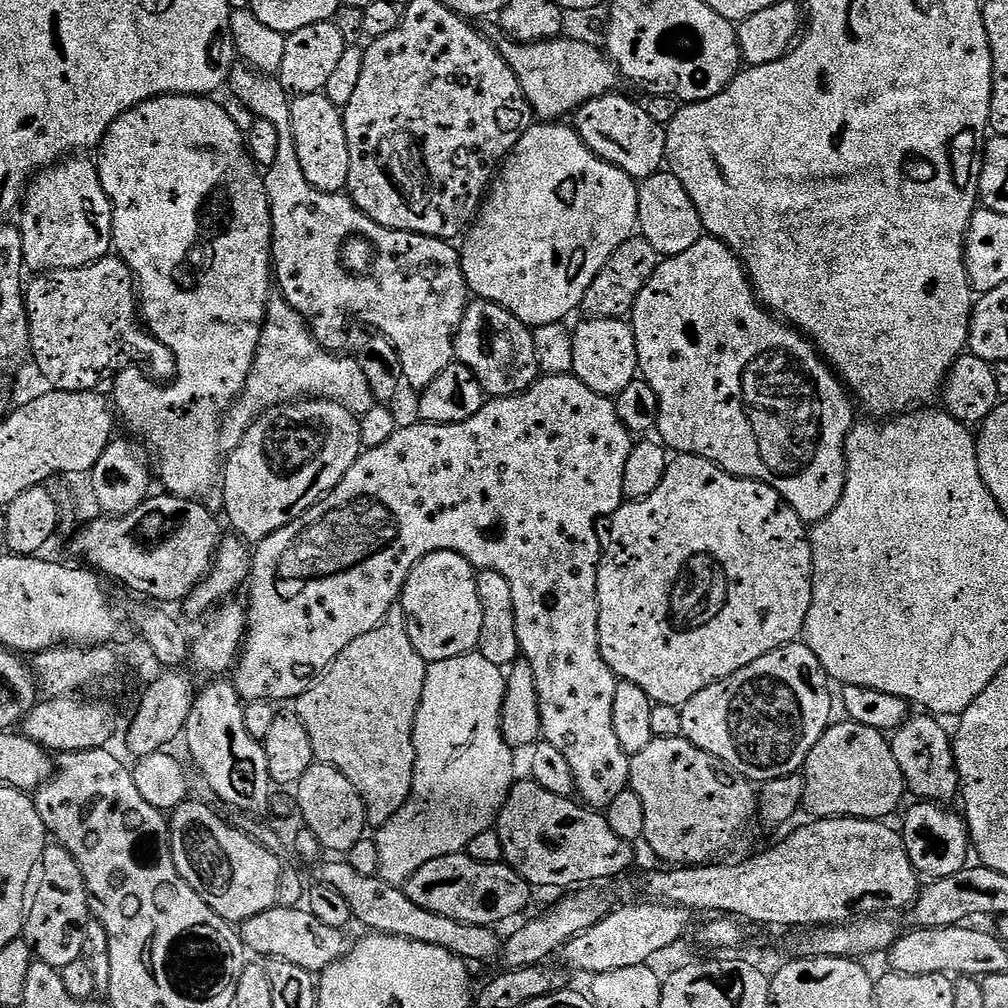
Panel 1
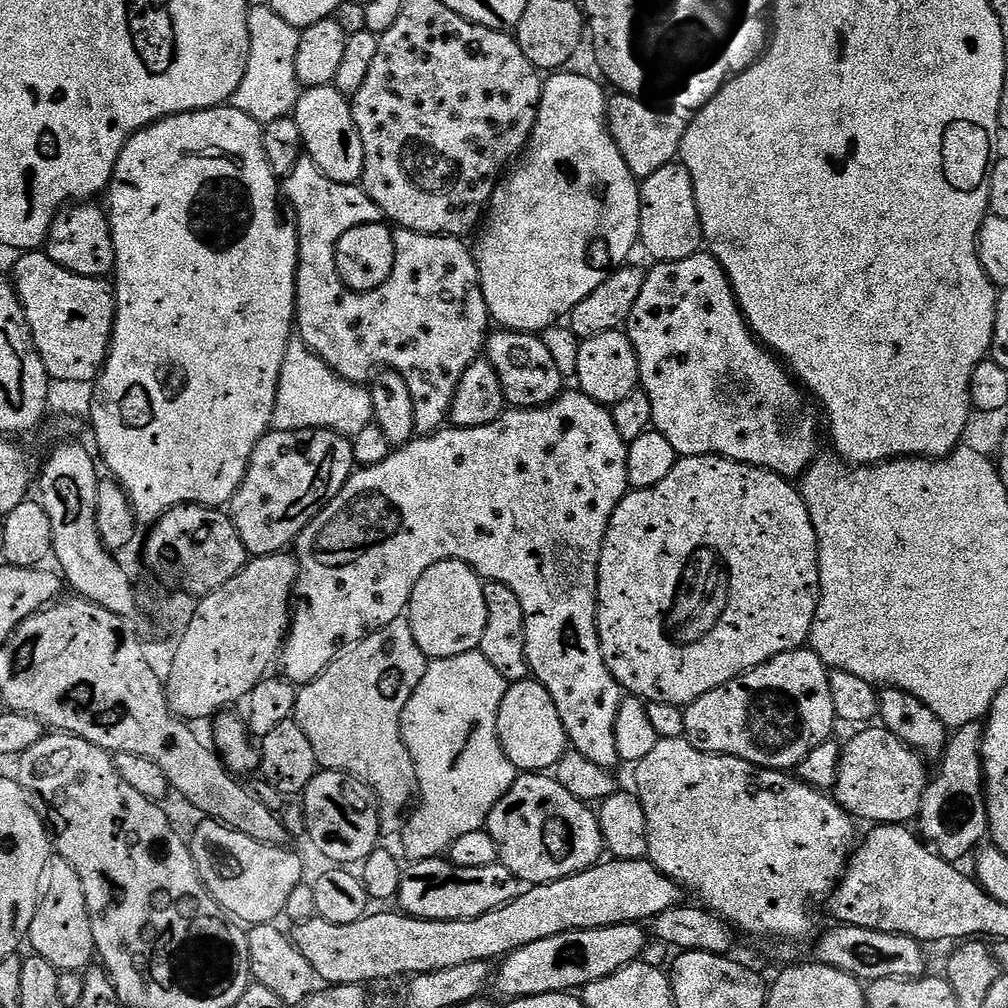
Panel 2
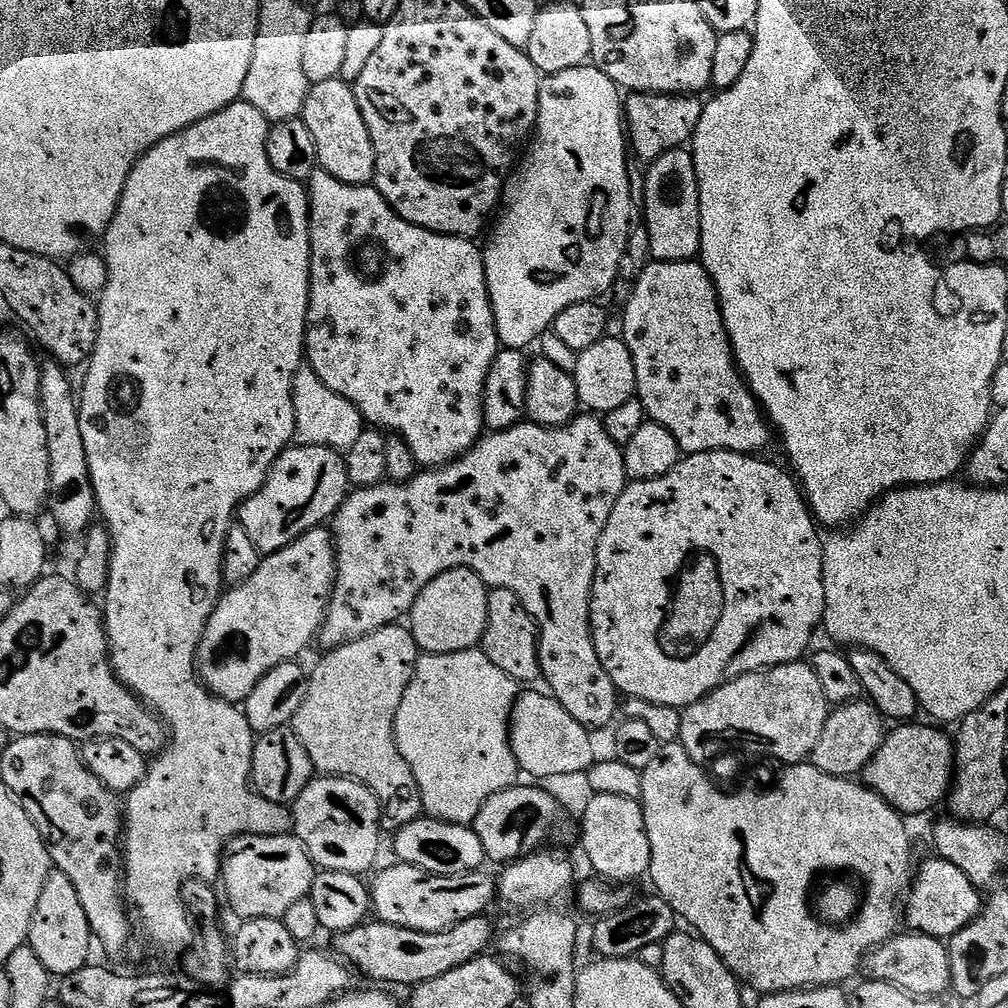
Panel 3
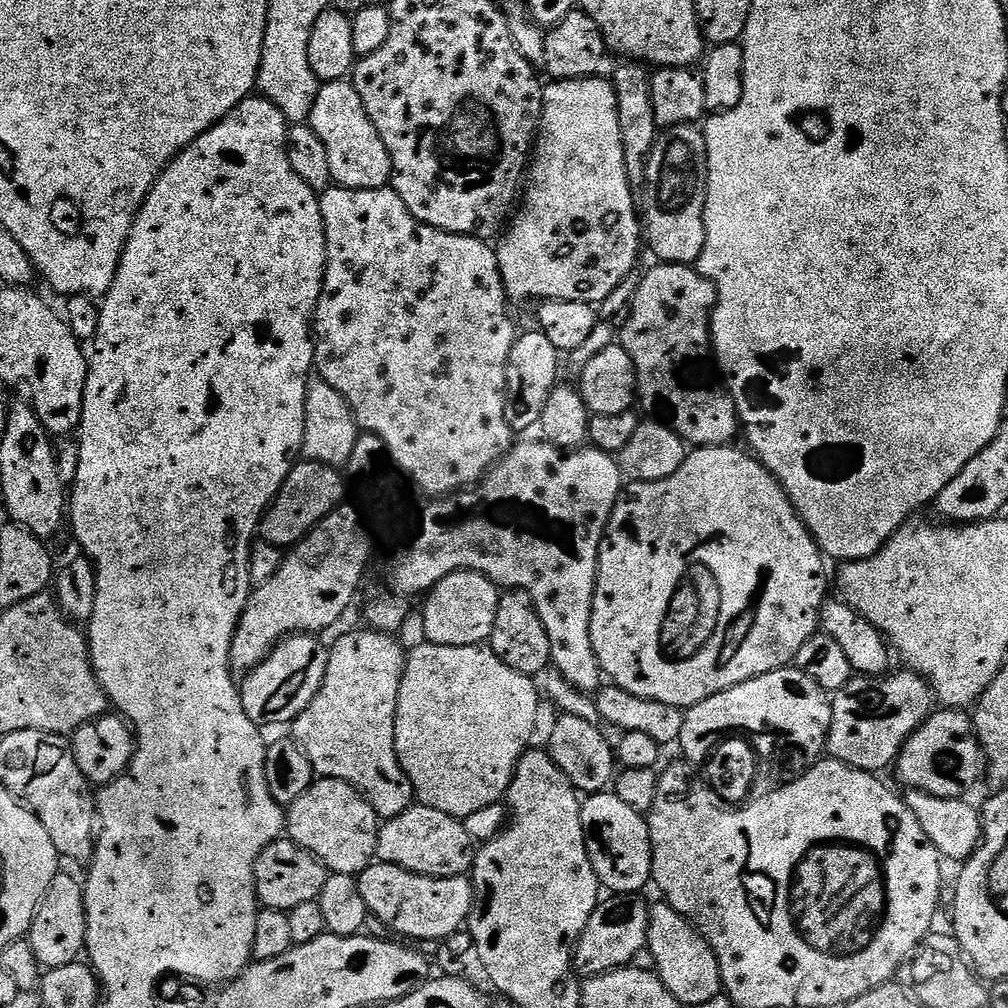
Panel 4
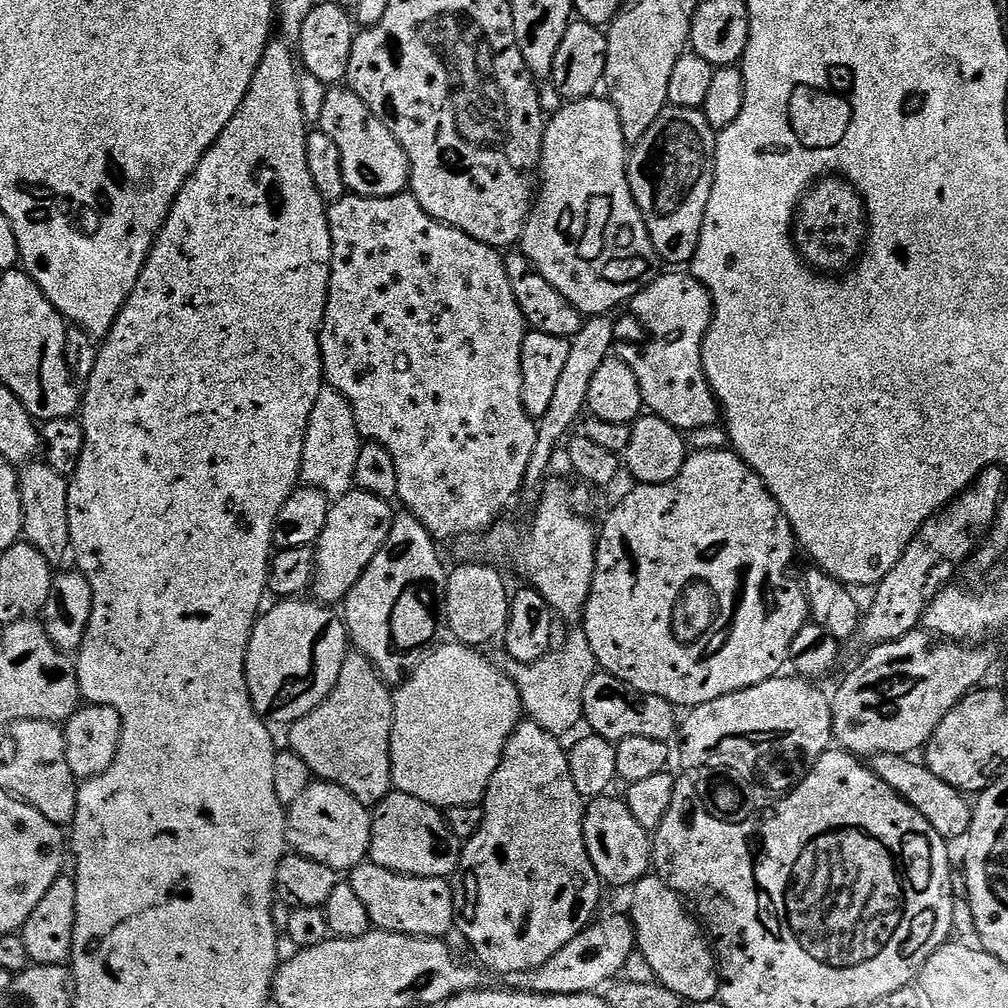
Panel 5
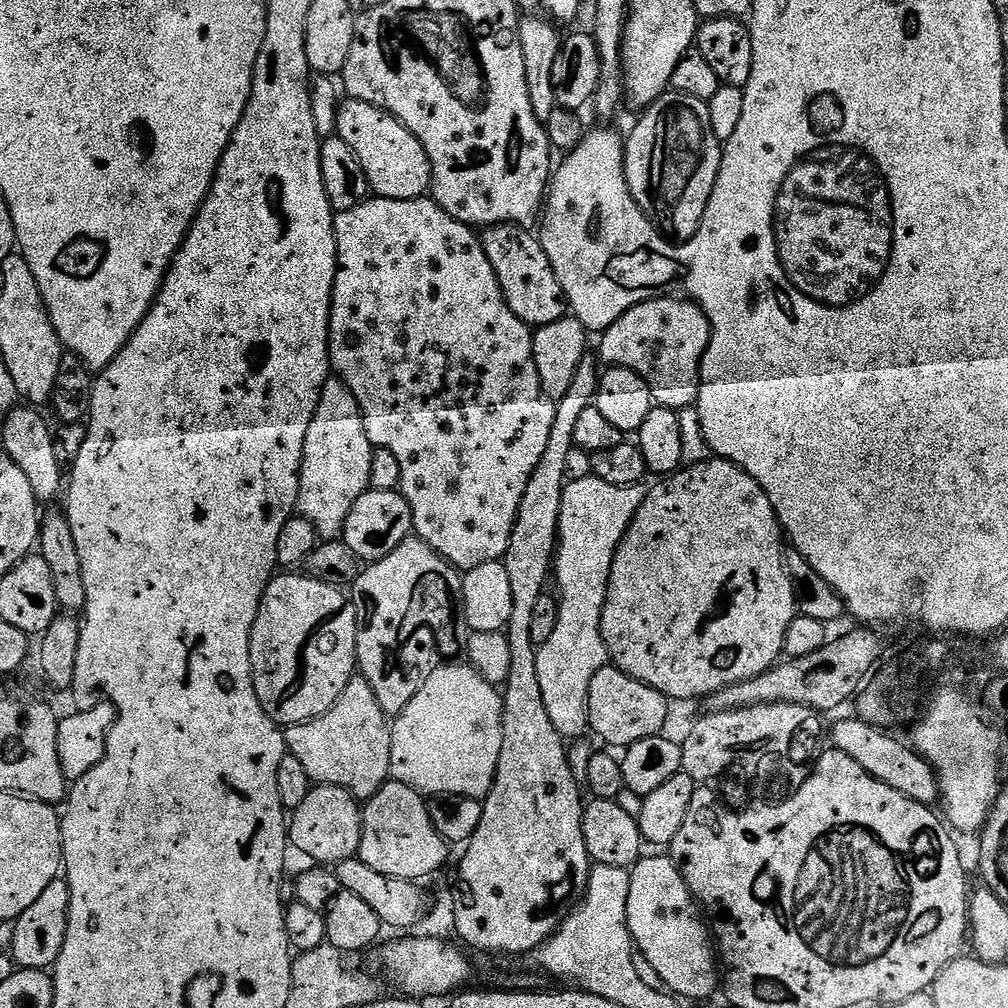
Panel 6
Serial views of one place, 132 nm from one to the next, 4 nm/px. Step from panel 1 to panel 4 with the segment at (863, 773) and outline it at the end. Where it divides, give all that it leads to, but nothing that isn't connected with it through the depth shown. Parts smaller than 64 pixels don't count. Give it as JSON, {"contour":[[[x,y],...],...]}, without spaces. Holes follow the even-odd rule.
{"contour":[[[954,708],[933,711],[932,715],[921,724],[919,730],[902,746],[894,765],[895,772],[897,778],[905,784],[905,789],[926,792],[931,796],[950,798],[951,800],[967,797],[969,795],[967,792],[979,780],[981,783],[986,772],[984,752],[980,749],[980,743],[976,737],[976,727],[972,724],[971,715],[967,711]]]}

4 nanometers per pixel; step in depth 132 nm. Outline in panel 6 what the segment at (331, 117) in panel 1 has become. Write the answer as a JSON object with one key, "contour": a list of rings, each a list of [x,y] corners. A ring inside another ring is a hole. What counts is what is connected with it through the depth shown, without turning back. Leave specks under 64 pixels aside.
{"contour":[[[348,98],[337,107],[336,110],[336,131],[335,135],[340,136],[342,138],[342,142],[346,142],[346,146],[350,146],[350,150],[354,150],[354,154],[358,158],[358,162],[362,166],[362,170],[364,171],[364,176],[368,180],[369,189],[377,197],[383,198],[385,200],[419,200],[421,197],[425,195],[432,187],[432,163],[430,162],[430,158],[426,154],[426,150],[422,146],[422,142],[418,142],[418,138],[414,138],[414,134],[410,130],[406,130],[406,126],[402,126],[395,120],[393,116],[389,112],[384,112],[381,108],[375,108],[374,106],[370,106],[364,102],[358,102],[357,100]]]}

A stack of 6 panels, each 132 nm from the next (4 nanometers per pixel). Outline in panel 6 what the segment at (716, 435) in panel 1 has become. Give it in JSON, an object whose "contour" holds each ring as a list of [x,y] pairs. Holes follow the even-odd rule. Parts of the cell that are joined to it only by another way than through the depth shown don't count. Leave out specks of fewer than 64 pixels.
{"contour":[[[661,298],[634,304],[599,337],[605,365],[637,372],[659,407],[691,409],[700,389],[700,360],[712,337],[712,328],[701,309],[683,298]]]}

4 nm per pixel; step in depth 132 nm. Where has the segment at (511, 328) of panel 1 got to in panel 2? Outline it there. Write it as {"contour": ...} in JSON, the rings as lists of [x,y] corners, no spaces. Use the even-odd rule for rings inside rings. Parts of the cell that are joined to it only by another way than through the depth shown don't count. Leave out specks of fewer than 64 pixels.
{"contour":[[[496,330],[488,337],[486,358],[502,382],[504,399],[512,408],[547,408],[551,400],[557,400],[565,391],[566,378],[558,370],[550,350],[543,339],[531,332]]]}

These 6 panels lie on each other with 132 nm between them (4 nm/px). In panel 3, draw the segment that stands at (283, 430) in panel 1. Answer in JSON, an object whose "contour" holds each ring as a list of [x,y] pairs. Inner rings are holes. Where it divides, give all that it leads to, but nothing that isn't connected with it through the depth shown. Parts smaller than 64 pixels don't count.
{"contour":[[[289,446],[272,464],[266,482],[238,509],[238,522],[261,554],[282,550],[312,528],[327,525],[344,504],[350,485],[346,462],[337,449]]]}

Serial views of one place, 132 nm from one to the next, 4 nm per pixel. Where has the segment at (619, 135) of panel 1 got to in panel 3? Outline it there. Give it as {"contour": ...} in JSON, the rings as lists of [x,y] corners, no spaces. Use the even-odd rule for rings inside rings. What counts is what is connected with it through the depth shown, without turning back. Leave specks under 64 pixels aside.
{"contour":[[[633,92],[627,98],[629,100],[623,101],[622,104],[622,116],[626,121],[626,140],[635,159],[640,162],[651,162],[662,158],[662,154],[666,154],[670,150],[685,147],[698,130],[698,122],[702,122],[702,110],[705,101],[696,94],[690,96],[659,96],[653,92]]]}

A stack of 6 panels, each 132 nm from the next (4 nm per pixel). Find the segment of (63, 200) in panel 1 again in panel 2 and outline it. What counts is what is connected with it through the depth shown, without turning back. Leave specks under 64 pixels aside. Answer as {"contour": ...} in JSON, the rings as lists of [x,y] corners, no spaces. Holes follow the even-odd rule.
{"contour":[[[80,202],[75,206],[69,206],[56,217],[52,228],[48,231],[46,251],[50,259],[58,262],[66,270],[70,270],[79,276],[107,277],[116,267],[116,255],[114,254],[114,242],[112,241],[112,228],[108,224],[108,213],[96,202]]]}

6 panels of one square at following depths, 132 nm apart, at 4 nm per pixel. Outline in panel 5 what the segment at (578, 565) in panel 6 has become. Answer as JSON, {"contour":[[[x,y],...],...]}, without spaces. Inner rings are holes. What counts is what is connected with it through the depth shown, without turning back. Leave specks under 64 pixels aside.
{"contour":[[[582,630],[570,633],[568,641],[559,648],[560,645],[533,664],[520,664],[516,660],[505,659],[502,668],[516,684],[527,719],[542,726],[542,730],[546,730],[551,736],[564,738],[567,732],[581,727],[586,682],[590,682],[590,678],[596,675],[598,665],[594,650],[590,650],[590,642]]]}

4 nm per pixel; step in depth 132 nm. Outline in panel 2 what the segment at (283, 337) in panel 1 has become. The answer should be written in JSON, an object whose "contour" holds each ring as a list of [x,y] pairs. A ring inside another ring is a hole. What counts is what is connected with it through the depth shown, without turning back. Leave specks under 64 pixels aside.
{"contour":[[[293,342],[286,350],[282,374],[278,378],[276,405],[272,411],[272,428],[276,430],[310,430],[321,428],[339,436],[354,437],[358,430],[374,423],[371,394],[364,384],[342,378],[322,358],[314,355],[303,342]]]}

